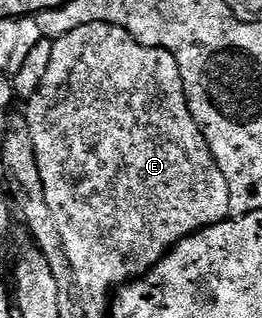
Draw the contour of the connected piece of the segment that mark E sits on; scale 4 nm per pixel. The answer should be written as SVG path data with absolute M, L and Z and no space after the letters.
M102 21L80 26L62 35L53 40L52 47L49 71L39 92L30 100L32 114L28 117L26 130L36 145L38 171L41 172L42 187L46 191L46 204L50 207L50 215L54 215L54 223L58 223L62 247L66 247L63 260L72 268L74 289L84 289L84 297L88 297L88 301L100 301L100 297L111 298L114 291L151 273L168 256L168 252L191 233L197 233L208 225L216 225L219 221L229 220L232 213L230 187L214 159L200 125L192 117L174 55L170 55L165 49L151 49L140 45L131 33L127 33L119 25L109 25Z

